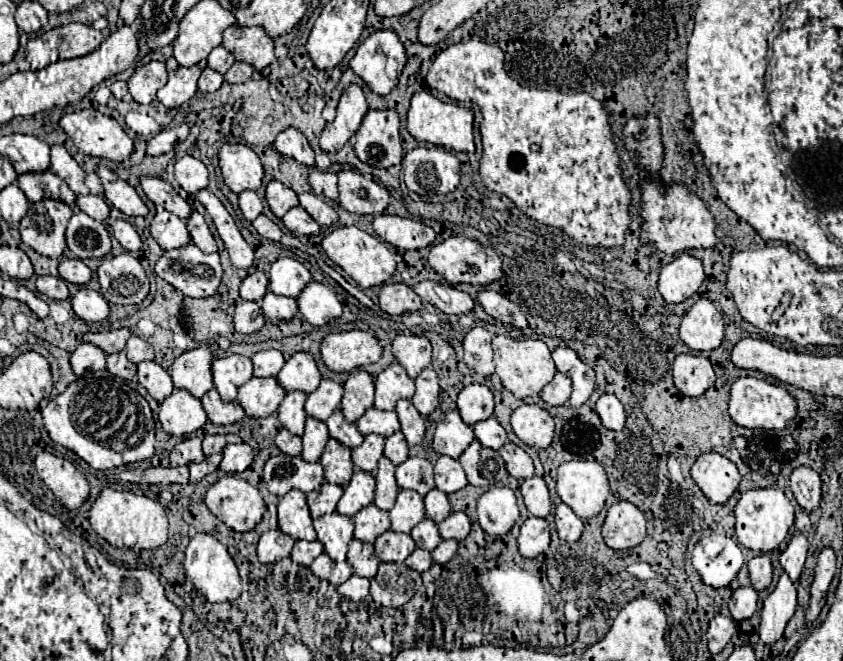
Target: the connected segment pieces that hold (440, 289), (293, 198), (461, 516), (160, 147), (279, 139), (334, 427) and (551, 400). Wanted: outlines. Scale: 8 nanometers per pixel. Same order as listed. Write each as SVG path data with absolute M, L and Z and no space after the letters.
M426 280L426 282L416 284L414 292L422 300L434 304L444 314L462 314L462 312L470 312L474 308L474 300L466 292L456 290L454 286L450 286L446 282Z
M270 180L266 186L266 202L268 202L270 210L274 212L274 216L282 218L290 208L294 208L298 204L298 196L294 190L284 186L282 182Z
M452 512L444 522L438 524L440 536L444 540L454 538L454 540L464 540L472 528L472 520L464 512Z
M180 124L180 126L176 126L176 128L162 130L162 132L158 132L158 134L148 142L148 154L150 154L150 156L166 154L166 152L170 152L178 142L186 140L186 136L188 136L188 124Z
M288 128L288 130L280 132L274 140L274 148L282 156L290 156L290 158L298 160L300 164L314 166L314 150L310 148L304 134L300 134L300 130L296 130L296 128Z
M340 408L334 410L334 414L328 418L326 426L328 426L332 438L336 438L338 442L342 442L342 444L346 444L350 448L356 448L356 446L360 446L364 442L364 436L356 430L356 424L346 422Z
M560 372L540 392L542 400L550 406L564 406L568 402L568 394L572 394L572 380L568 378L568 374L560 374Z

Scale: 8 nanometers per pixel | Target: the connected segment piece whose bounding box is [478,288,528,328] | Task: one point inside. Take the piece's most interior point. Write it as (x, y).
(497, 305)

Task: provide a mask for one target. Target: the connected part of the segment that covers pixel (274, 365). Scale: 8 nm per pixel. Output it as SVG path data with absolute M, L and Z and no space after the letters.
M262 350L252 356L254 376L276 376L284 366L284 354L280 350Z

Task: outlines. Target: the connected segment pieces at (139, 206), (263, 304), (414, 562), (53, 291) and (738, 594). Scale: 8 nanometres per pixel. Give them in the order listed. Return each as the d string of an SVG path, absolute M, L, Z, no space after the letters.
M98 166L94 170L104 186L104 196L112 202L112 206L116 206L120 212L124 212L126 216L146 216L148 208L142 202L142 198L136 194L136 190L122 180L114 170Z
M270 290L258 304L264 310L264 316L270 320L290 320L298 312L294 298L284 298L284 296L272 294Z
M416 548L404 562L406 562L406 566L410 566L416 572L426 572L432 566L432 554L428 550Z
M38 276L36 278L36 288L40 294L48 296L50 300L66 300L70 296L66 280L62 278L54 278L54 276Z
M738 588L732 592L732 598L728 600L728 608L734 620L748 620L756 612L756 590L754 588Z

